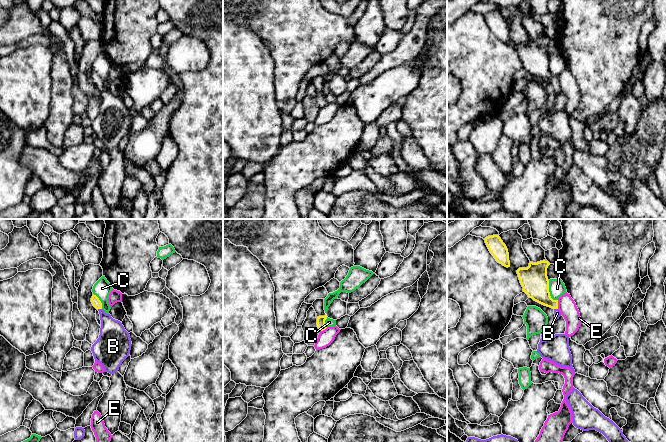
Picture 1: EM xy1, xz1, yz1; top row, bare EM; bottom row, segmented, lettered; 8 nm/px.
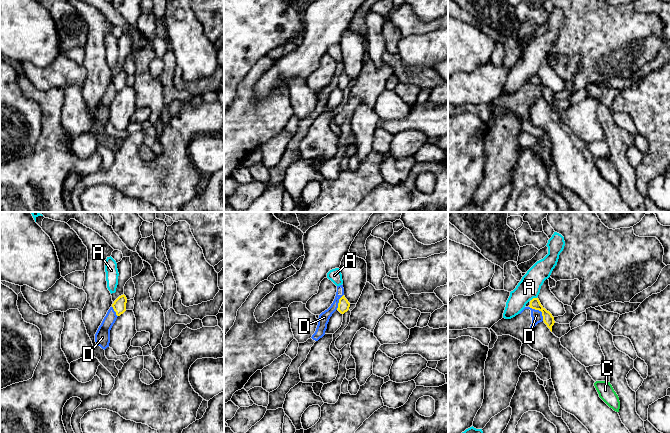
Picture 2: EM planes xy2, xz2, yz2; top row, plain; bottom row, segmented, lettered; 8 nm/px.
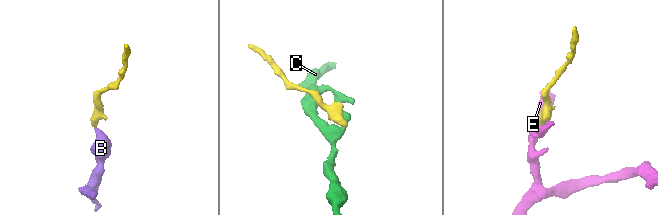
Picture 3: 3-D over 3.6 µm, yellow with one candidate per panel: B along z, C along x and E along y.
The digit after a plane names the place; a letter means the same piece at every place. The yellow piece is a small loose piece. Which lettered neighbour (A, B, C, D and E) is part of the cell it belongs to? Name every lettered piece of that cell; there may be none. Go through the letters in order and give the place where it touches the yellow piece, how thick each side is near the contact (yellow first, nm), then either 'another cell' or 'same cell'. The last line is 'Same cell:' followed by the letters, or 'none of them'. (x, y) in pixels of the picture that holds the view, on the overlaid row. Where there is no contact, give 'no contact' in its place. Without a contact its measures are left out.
A: yz2 (533, 298) | 90/180 nm | another cell
B: xy1 (99, 308) | 70/220 nm | same cell
C: yz1 (549, 292) | 220/130 nm | another cell
D: yz2 (539, 310) | 90/90 nm | another cell
E: yz1 (557, 304) | 220/140 nm | another cell
Same cell: B

